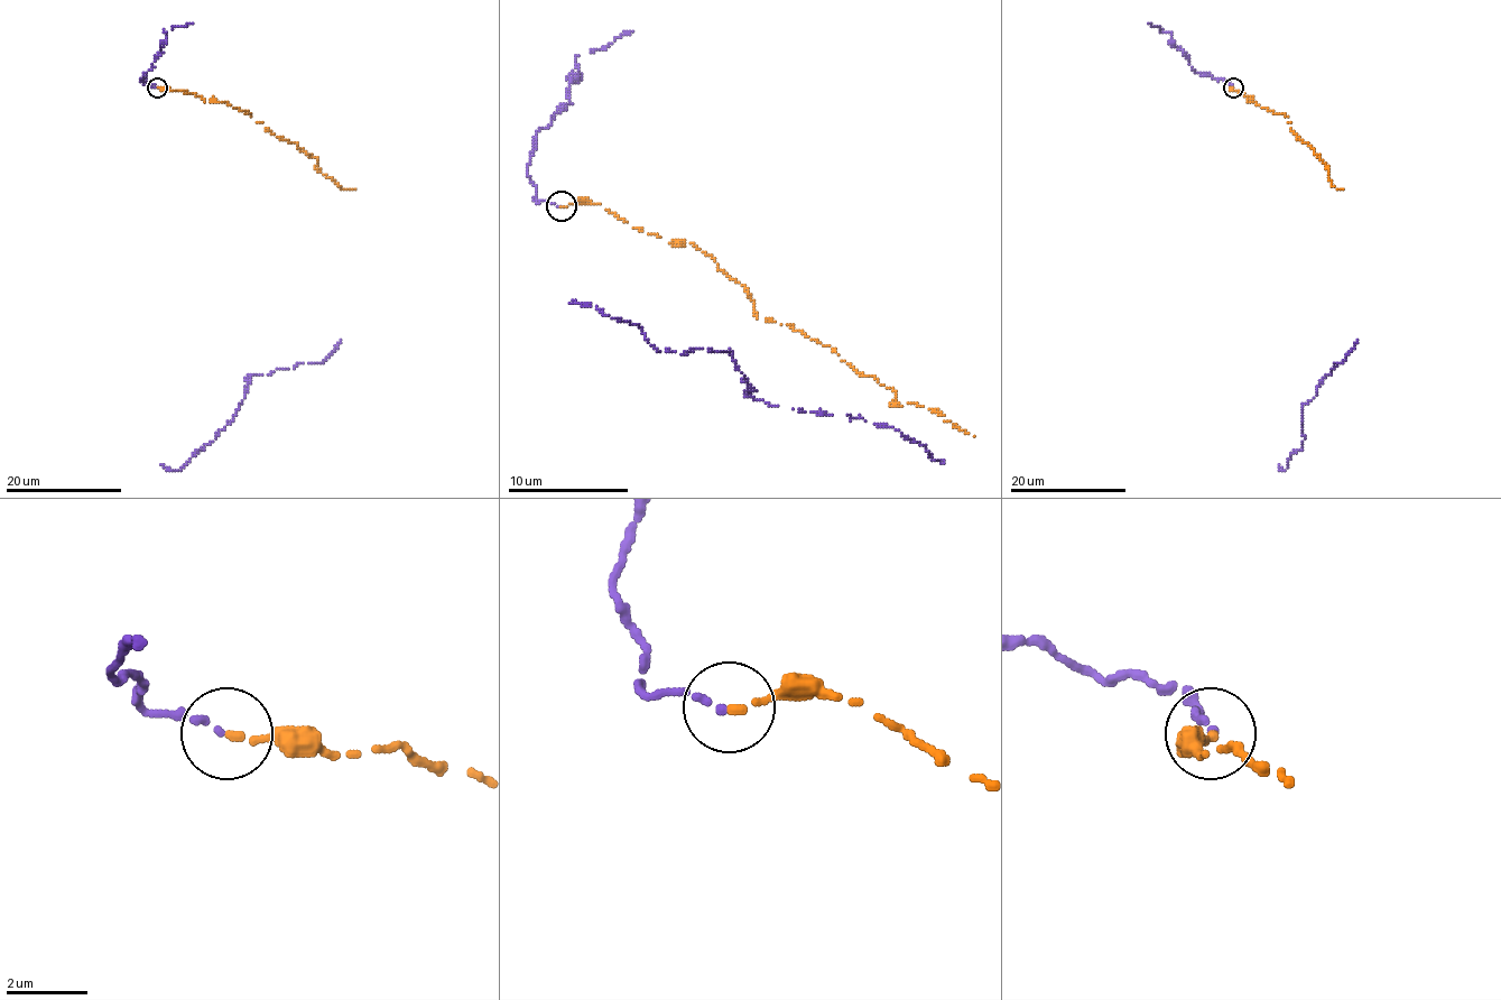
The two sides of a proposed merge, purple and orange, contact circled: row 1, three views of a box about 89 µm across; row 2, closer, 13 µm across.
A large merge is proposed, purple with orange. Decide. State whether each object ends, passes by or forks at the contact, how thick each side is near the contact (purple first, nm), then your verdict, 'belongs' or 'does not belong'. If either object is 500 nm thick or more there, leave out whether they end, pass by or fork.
purple ends; orange ends; calibres 170 and 220 nm; belongs

